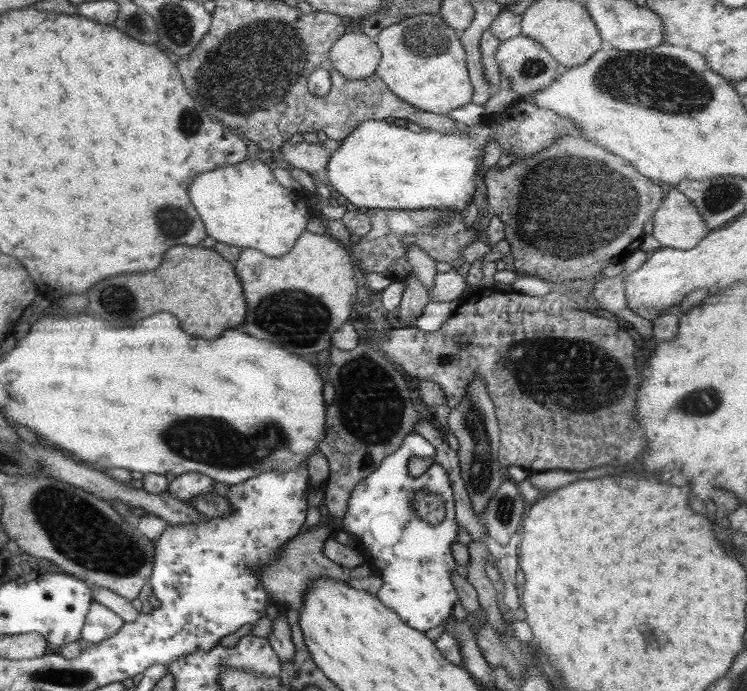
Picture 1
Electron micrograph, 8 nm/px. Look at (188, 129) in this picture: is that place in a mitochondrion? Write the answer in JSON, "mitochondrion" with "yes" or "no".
{"mitochondrion":"yes"}

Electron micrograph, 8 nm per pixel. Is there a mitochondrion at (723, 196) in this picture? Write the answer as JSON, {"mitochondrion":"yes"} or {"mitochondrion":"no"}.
{"mitochondrion":"yes"}

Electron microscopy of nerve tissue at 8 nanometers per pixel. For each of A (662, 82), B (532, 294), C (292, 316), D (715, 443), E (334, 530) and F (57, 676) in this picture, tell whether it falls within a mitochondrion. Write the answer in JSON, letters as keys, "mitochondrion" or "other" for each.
{"A":"mitochondrion","B":"other","C":"mitochondrion","D":"other","E":"other","F":"mitochondrion"}

